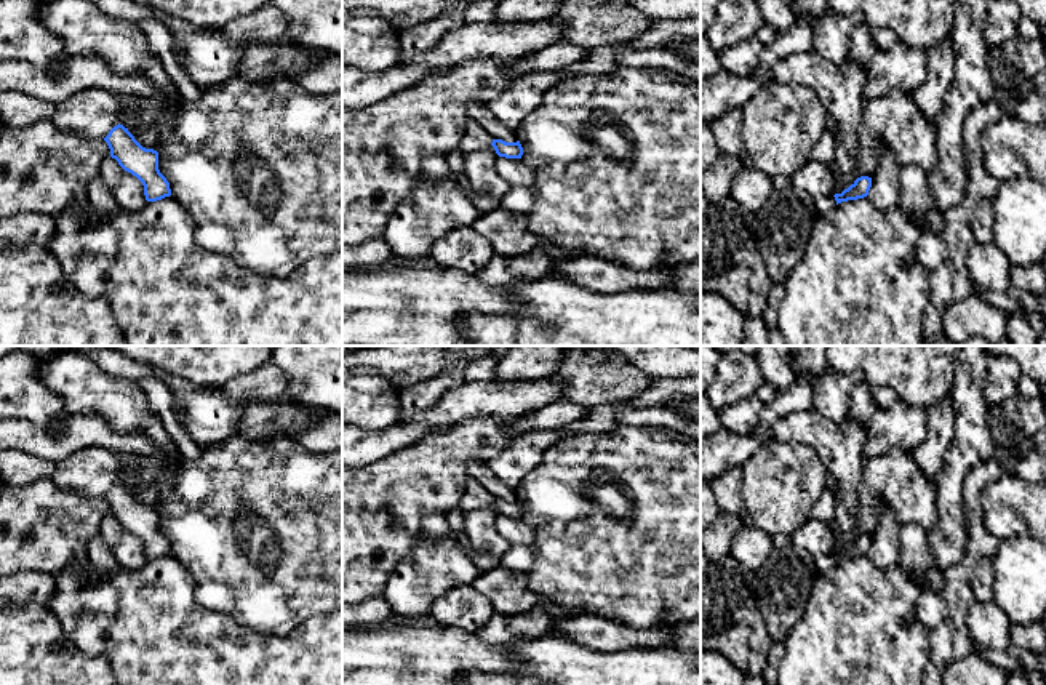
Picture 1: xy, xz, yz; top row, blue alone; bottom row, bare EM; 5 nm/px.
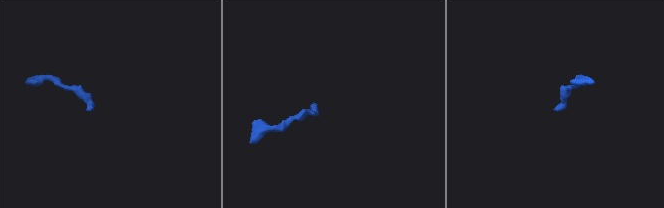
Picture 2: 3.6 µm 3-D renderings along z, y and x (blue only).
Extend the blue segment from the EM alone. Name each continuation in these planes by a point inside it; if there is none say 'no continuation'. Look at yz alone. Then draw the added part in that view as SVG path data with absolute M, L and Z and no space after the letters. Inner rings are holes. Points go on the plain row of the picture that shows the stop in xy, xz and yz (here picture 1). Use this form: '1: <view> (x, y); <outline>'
1: yz (824, 562); M820 552L820 554L814 555L814 563L816 563L817 571L824 573L836 565L836 559L832 554Z

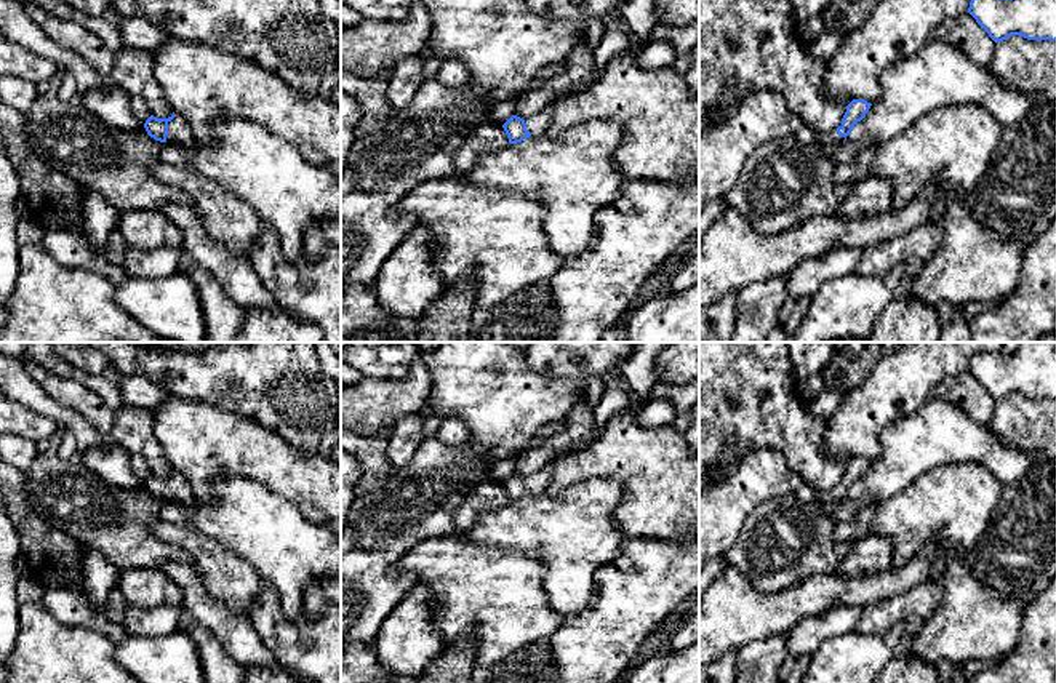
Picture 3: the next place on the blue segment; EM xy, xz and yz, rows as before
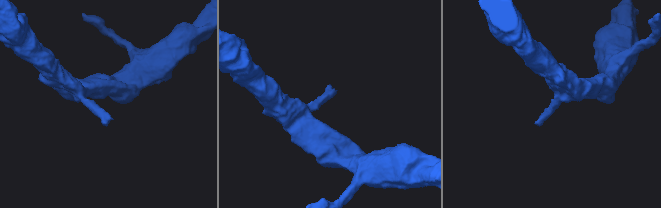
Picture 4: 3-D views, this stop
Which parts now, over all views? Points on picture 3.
1: xy (180, 490); M174 470L174 477L168 480L168 494L165 502L179 502L189 507L195 501L194 491L186 477Z

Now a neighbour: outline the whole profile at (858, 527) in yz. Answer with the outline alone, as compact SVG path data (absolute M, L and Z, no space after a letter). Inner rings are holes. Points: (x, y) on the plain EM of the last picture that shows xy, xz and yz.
M866 504L850 521L837 523L832 533L834 541L843 544L858 542L866 537L870 533L875 509L875 504Z

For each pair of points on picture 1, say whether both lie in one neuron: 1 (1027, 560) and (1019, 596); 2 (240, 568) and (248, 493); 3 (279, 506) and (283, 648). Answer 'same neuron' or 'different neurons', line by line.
1: same neuron
2: same neuron
3: different neurons

